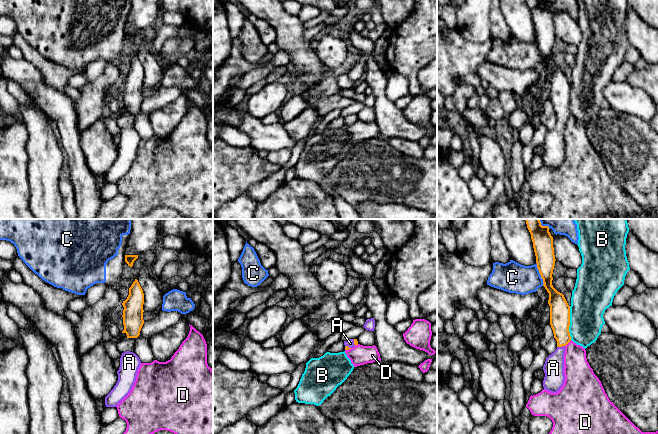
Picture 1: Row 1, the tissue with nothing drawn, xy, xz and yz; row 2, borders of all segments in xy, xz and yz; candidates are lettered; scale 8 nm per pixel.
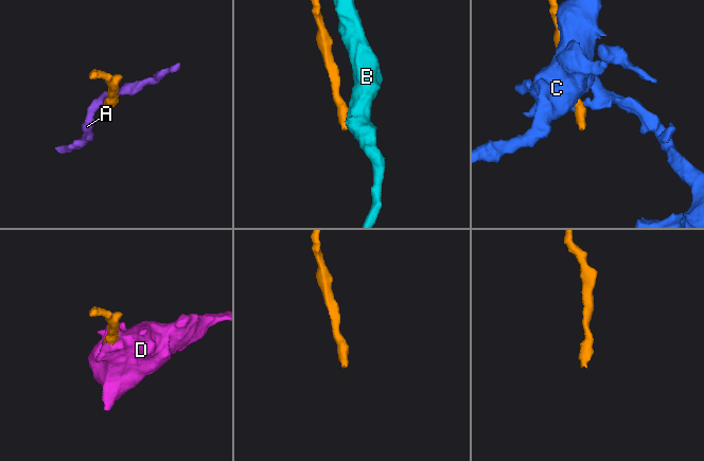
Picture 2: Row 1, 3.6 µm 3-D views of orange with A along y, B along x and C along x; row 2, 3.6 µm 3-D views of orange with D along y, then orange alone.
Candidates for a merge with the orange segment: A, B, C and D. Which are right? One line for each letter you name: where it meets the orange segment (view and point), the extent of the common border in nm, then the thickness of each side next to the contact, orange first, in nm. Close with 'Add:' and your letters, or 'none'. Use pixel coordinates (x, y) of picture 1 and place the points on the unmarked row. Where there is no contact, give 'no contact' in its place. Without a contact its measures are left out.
A: contact yz (560, 122); length 70 nm; calibres 160 and 160 nm
Add: A

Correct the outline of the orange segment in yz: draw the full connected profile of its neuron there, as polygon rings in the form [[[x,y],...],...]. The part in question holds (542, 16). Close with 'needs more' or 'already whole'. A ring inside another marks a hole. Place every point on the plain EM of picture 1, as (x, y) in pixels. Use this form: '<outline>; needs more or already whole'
[[[527,0],[527,4],[531,10],[537,44],[543,55],[543,62],[549,69],[550,101],[557,117],[557,125],[546,134],[543,142],[545,149],[543,163],[551,169],[557,169],[564,161],[565,122],[571,117],[569,108],[570,82],[564,71],[552,61],[556,35],[553,13],[549,8],[549,3],[541,0]]]; needs more

